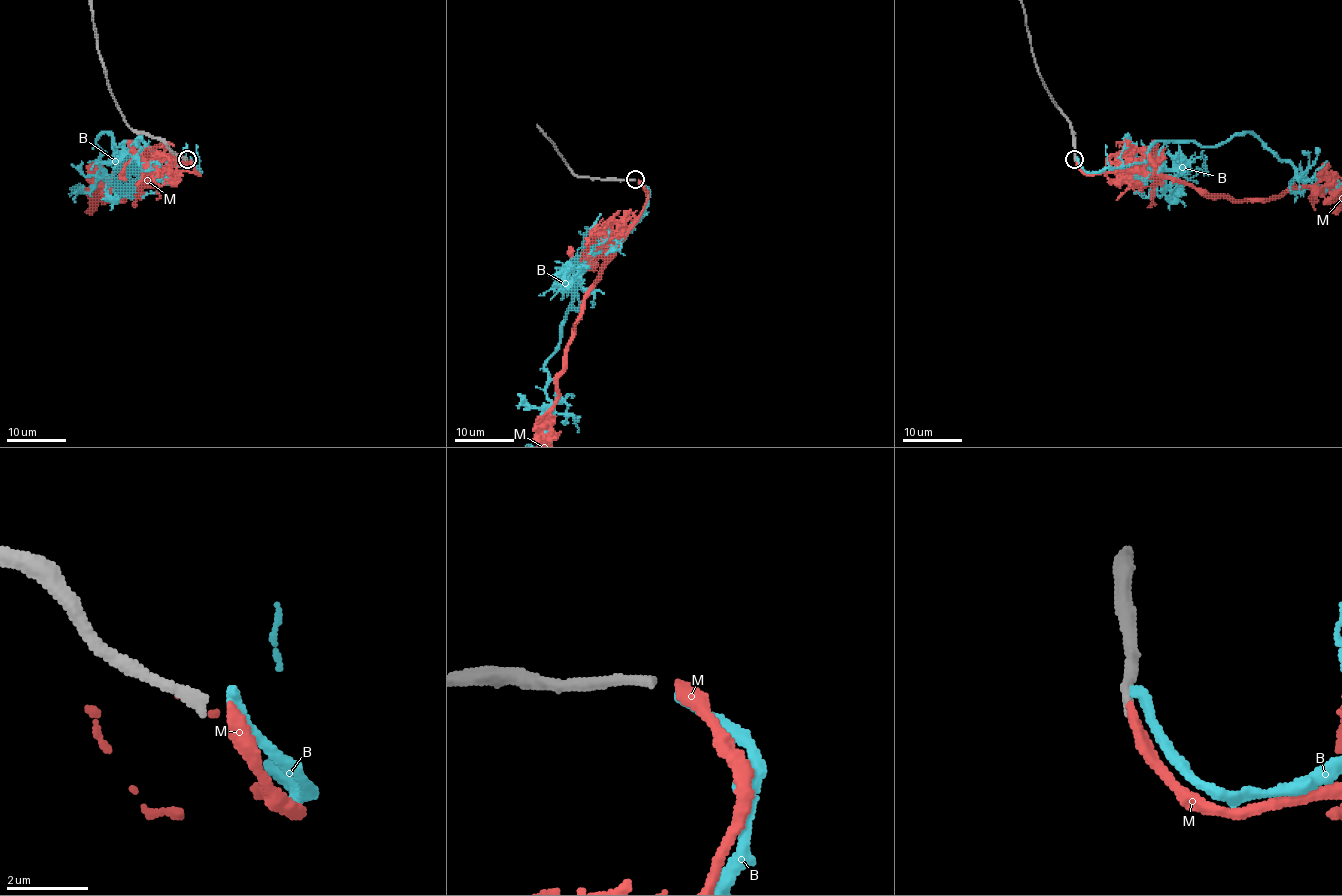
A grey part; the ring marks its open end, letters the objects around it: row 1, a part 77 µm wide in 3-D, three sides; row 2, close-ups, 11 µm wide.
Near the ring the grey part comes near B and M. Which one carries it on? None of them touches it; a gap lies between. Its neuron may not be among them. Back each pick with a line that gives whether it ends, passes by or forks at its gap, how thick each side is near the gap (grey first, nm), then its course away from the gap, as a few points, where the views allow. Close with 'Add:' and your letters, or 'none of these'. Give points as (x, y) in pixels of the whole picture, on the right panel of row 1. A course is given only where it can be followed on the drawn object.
M: it ends | 300/300 nm
Add: M

